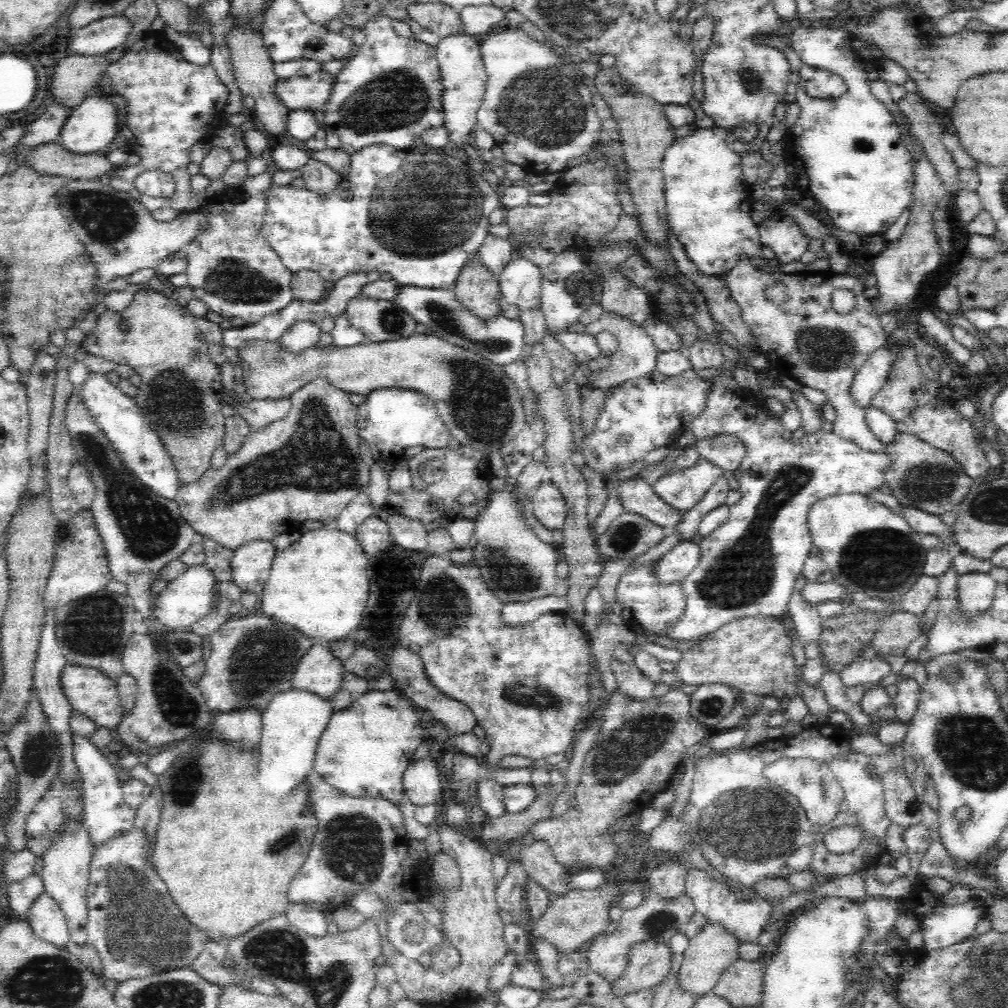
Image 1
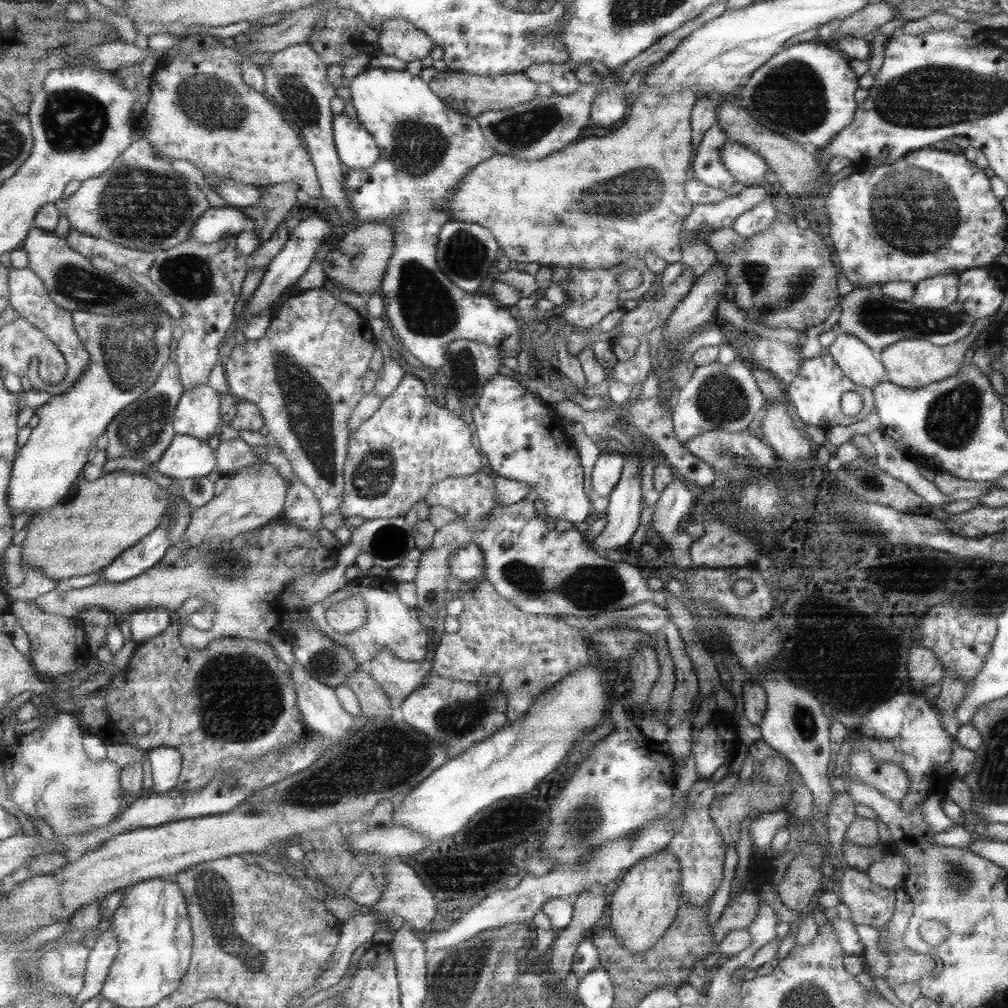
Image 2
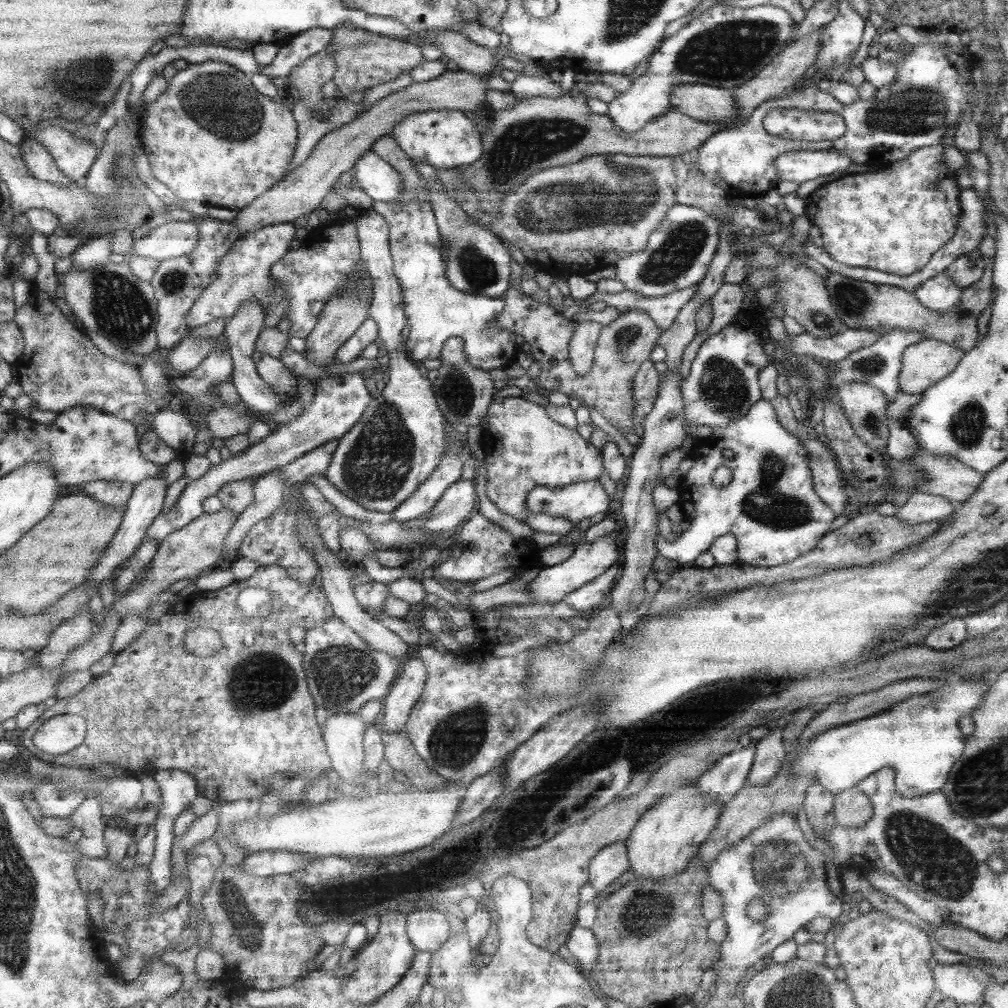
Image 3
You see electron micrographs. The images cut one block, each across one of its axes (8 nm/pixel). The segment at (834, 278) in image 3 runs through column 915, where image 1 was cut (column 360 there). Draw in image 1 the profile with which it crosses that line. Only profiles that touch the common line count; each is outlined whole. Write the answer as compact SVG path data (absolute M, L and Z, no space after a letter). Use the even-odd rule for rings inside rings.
M356 296L343 309L346 311L347 320L357 331L361 332L367 343L394 341L400 338L409 338L415 334L417 322L391 300L362 300Z

